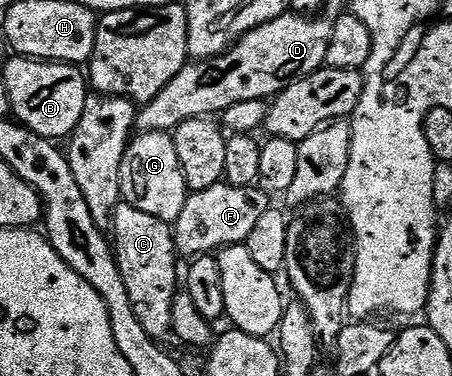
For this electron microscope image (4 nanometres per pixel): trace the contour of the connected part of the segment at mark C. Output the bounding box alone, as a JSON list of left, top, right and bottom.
[111,204,179,340]

